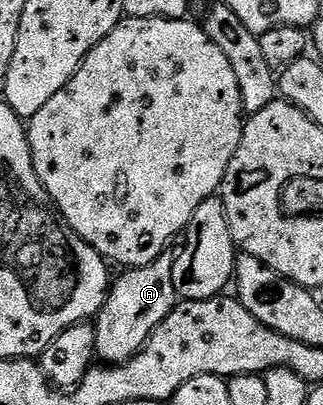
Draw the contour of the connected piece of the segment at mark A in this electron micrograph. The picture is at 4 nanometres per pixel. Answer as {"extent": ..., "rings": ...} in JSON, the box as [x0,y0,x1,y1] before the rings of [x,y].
{"extent":[93,256,176,364],"rings":[[[163,256],[156,259],[150,266],[136,266],[126,268],[121,271],[122,275],[113,279],[110,293],[106,295],[106,302],[96,315],[96,321],[93,323],[96,332],[96,344],[94,353],[103,363],[117,364],[126,362],[133,354],[139,354],[146,341],[152,336],[154,329],[167,316],[174,311],[176,305],[176,295],[174,285],[172,284],[173,261],[169,257]]]}

